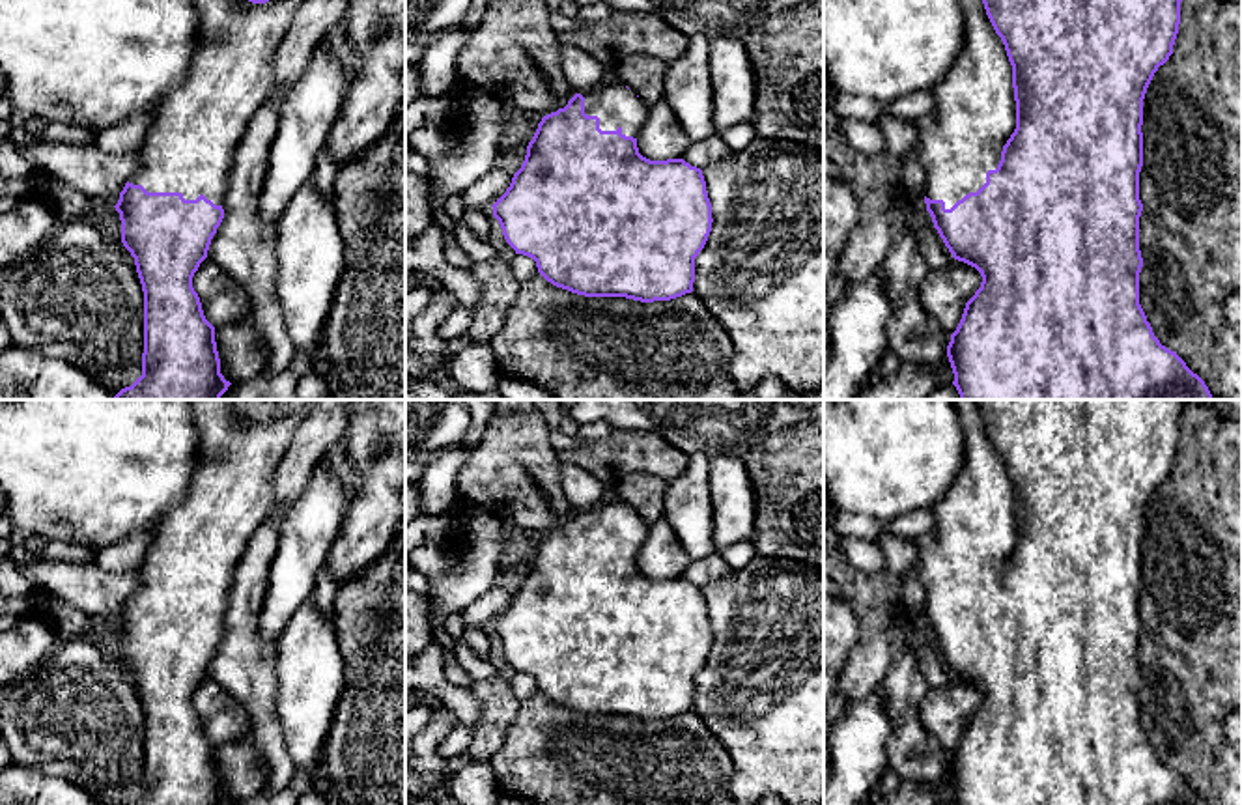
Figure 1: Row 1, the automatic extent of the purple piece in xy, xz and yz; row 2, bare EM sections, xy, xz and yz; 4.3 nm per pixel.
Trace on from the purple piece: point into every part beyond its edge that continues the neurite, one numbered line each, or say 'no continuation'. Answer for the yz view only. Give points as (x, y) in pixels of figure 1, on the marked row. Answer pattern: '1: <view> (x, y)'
1: yz (973, 116)

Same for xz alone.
1: xz (615, 105)

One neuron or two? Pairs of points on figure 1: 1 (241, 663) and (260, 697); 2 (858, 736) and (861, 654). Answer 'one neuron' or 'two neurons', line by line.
1: one neuron
2: two neurons

